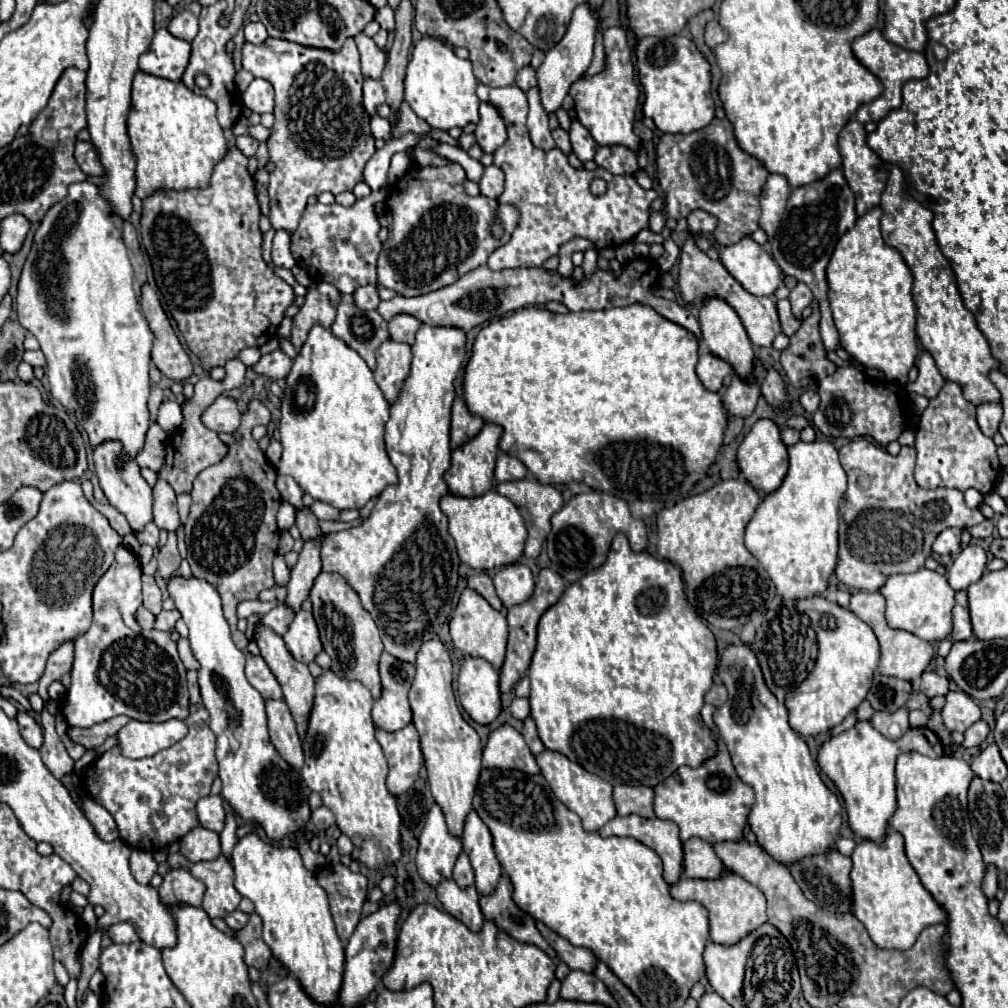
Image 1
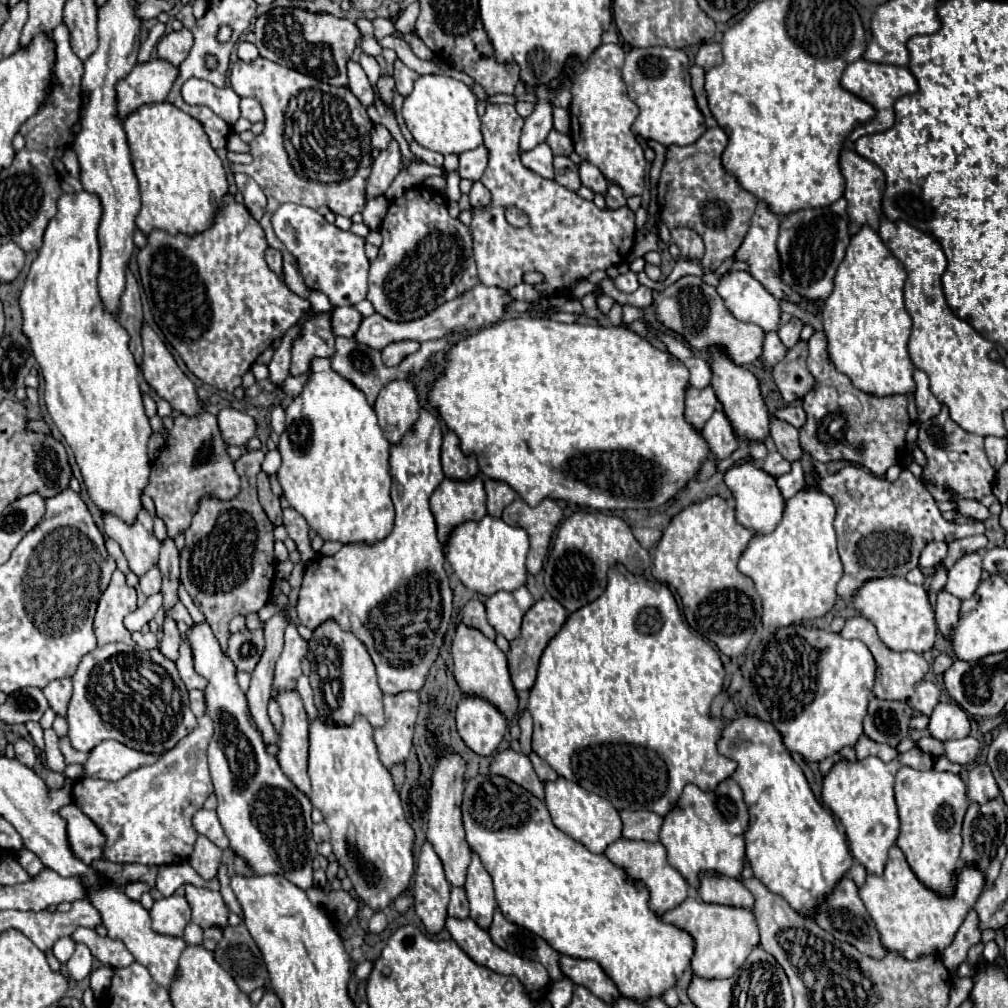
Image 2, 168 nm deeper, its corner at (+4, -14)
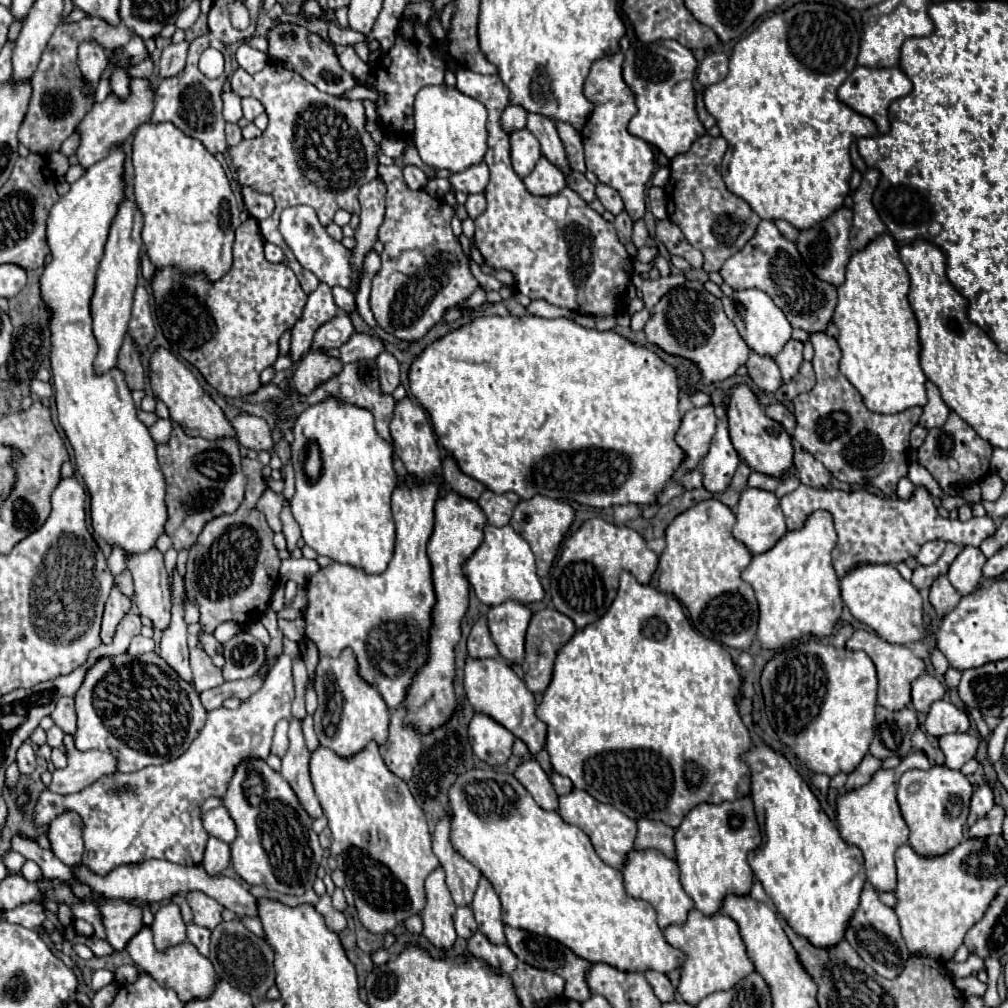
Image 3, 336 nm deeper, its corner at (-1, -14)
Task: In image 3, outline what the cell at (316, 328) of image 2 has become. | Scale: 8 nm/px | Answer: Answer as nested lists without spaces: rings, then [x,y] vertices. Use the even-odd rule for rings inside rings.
[[[311,349],[303,359],[299,361],[295,373],[293,373],[293,387],[307,395],[311,393],[319,383],[327,381],[335,373],[343,369],[343,363],[335,357],[329,357],[323,349]]]

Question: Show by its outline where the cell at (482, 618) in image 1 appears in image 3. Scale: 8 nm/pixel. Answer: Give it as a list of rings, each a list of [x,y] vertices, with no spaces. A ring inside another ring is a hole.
[[[473,659],[465,661],[465,677],[463,687],[469,703],[497,723],[507,727],[515,737],[523,739],[531,753],[537,753],[545,745],[545,723],[535,717],[535,697],[525,687],[525,683],[515,675],[515,671],[507,663],[499,663],[497,659]]]

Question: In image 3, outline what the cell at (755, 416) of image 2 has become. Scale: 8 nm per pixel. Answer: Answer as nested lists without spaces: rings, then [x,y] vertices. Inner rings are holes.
[[[747,383],[733,385],[729,389],[729,405],[727,405],[727,419],[729,419],[729,435],[735,451],[739,457],[759,473],[767,473],[773,477],[783,477],[793,465],[793,439],[787,435],[781,423],[773,421],[765,415],[755,393],[749,389]]]

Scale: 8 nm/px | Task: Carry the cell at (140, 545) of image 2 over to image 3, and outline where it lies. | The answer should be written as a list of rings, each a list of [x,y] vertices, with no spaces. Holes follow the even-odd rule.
[[[157,547],[143,555],[127,555],[127,569],[135,581],[135,603],[139,613],[149,617],[157,629],[169,625],[169,575],[163,563],[163,553]]]

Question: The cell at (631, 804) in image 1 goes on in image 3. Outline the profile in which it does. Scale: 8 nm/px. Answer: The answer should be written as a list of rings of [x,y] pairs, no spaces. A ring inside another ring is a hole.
[[[637,819],[635,849],[657,849],[673,859],[675,857],[673,833],[675,829],[667,827],[665,823],[651,821],[651,819]]]

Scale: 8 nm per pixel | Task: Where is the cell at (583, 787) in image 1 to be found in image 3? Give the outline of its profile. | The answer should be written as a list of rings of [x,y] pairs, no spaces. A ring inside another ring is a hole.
[[[571,789],[569,793],[565,793],[565,795],[559,797],[559,809],[557,809],[557,813],[561,815],[561,819],[565,823],[577,825],[591,839],[597,855],[607,865],[611,865],[615,869],[621,869],[627,851],[633,849],[633,841],[635,841],[635,833],[637,833],[637,825],[635,825],[633,819],[629,819],[627,815],[623,815],[621,811],[617,811],[611,805],[599,803],[587,791],[579,791],[579,789]]]

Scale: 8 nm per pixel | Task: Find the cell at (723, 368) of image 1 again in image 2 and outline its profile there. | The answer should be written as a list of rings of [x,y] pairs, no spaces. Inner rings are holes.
[[[690,387],[686,393],[686,411],[684,411],[686,421],[696,431],[702,431],[706,421],[712,417],[716,403],[718,403],[718,399],[716,399],[712,387],[706,387],[706,391],[698,391],[698,389]]]

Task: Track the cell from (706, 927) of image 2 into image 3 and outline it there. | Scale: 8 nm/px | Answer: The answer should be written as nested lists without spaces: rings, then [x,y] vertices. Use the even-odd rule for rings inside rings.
[[[691,909],[685,923],[669,925],[663,933],[667,943],[687,953],[687,961],[681,967],[681,981],[677,991],[689,1005],[697,1005],[713,991],[731,989],[737,981],[753,971],[751,957],[747,955],[747,947],[739,935],[739,925],[723,911],[705,915],[699,909]]]

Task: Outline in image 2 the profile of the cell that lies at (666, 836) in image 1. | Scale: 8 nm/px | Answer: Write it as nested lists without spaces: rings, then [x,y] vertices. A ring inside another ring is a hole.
[[[618,839],[606,849],[606,857],[614,865],[624,869],[628,879],[644,883],[648,887],[648,891],[650,891],[650,905],[648,907],[658,917],[662,917],[666,911],[678,907],[688,897],[688,885],[682,879],[682,875],[678,875],[678,871],[674,871],[674,867],[670,867],[670,863],[666,861],[666,849],[662,843]]]

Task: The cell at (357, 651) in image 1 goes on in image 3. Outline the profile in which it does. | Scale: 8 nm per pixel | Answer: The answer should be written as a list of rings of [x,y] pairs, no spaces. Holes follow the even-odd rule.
[[[345,647],[339,657],[323,655],[317,663],[317,711],[315,711],[315,733],[319,743],[333,749],[335,753],[349,757],[361,751],[371,739],[379,745],[387,741],[389,735],[389,707],[383,703],[383,697],[375,687],[359,679],[359,665],[355,663],[355,653],[351,647]]]

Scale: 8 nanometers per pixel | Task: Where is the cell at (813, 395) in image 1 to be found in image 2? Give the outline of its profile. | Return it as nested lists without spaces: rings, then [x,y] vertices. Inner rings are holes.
[[[786,405],[782,409],[776,409],[774,415],[780,419],[780,421],[786,421],[788,425],[800,429],[802,423],[806,421],[806,413],[802,411],[802,407],[796,407],[796,405]]]

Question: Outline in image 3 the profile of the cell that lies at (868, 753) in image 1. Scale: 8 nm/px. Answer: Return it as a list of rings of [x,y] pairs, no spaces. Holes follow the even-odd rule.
[[[923,751],[909,753],[901,759],[901,763],[895,769],[879,769],[867,785],[861,785],[857,789],[845,791],[837,797],[837,823],[841,837],[857,845],[863,851],[865,857],[865,869],[867,869],[867,881],[877,891],[893,891],[895,889],[895,849],[903,843],[907,843],[907,823],[901,817],[899,803],[895,797],[895,783],[897,779],[909,771],[909,769],[929,769],[931,763],[927,761]]]

